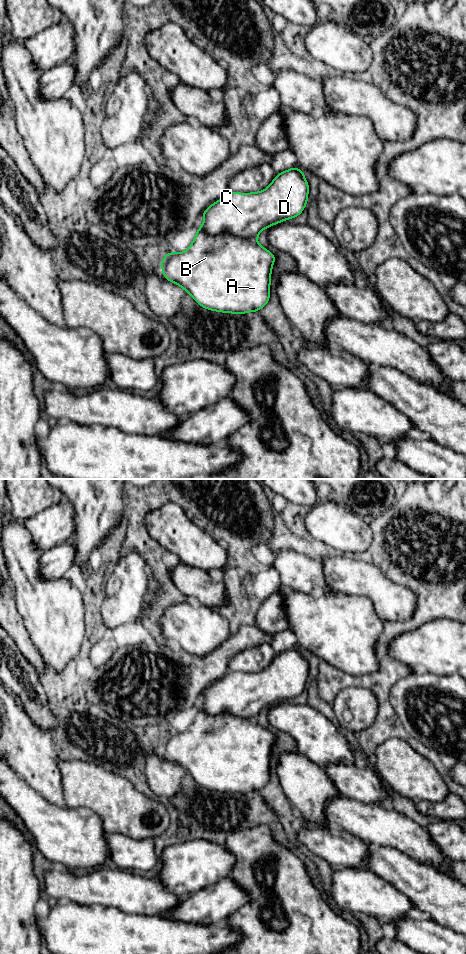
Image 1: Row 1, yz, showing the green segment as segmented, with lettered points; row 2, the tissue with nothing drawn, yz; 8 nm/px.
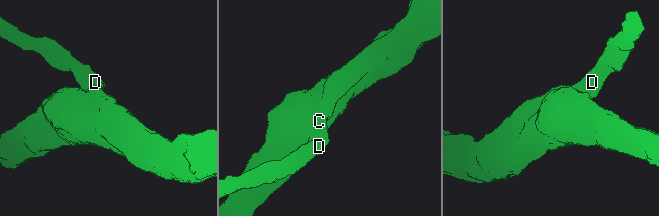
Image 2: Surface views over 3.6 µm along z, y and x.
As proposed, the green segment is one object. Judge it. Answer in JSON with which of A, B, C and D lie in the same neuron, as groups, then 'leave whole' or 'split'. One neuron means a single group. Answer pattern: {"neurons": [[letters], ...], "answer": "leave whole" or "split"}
{"neurons": [["A", "B", "C", "D"]], "answer": "leave whole"}

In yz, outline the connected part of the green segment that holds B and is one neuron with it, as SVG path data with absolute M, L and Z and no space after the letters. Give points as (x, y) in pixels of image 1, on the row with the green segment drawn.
M297 166L285 170L280 174L277 174L272 183L264 190L260 192L252 193L238 193L229 191L222 199L217 200L211 204L201 216L204 218L204 223L202 226L197 228L197 233L194 237L189 248L181 253L168 252L161 261L161 269L164 278L169 281L178 284L184 291L190 293L191 297L203 308L210 311L218 311L222 313L233 313L233 314L245 314L248 312L257 312L267 305L270 299L270 283L271 283L271 271L273 264L276 261L275 255L267 250L266 248L260 246L257 242L259 233L265 229L270 228L280 222L284 222L287 219L293 219L299 216L305 209L308 201L309 183L304 177L304 171L300 170Z

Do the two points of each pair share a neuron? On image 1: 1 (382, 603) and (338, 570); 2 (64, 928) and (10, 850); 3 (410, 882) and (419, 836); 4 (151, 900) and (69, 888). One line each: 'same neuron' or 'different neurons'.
1: same neuron
2: different neurons
3: different neurons
4: same neuron

